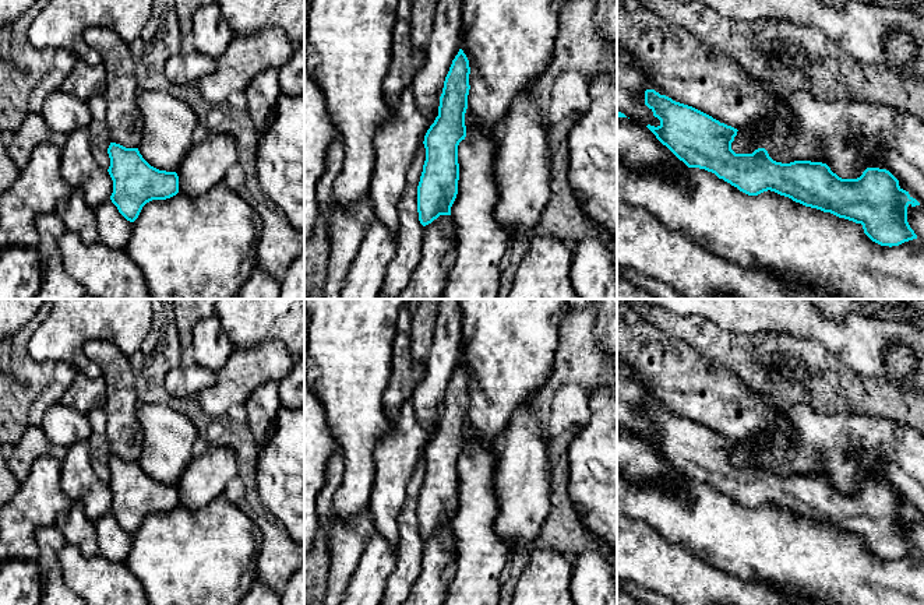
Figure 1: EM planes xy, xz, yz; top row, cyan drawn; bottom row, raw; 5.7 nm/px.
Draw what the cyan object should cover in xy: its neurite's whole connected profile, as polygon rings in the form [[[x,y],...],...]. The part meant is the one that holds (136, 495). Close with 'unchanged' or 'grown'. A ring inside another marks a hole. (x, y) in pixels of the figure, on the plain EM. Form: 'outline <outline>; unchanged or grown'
outline [[[110,455],[107,467],[107,485],[113,493],[110,513],[127,534],[134,535],[147,516],[166,513],[179,506],[177,486],[151,479],[138,461]]]; unchanged

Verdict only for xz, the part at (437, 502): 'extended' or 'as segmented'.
as segmented

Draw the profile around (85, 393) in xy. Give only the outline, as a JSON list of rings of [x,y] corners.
[[[106,340],[85,342],[84,353],[102,369],[102,376],[89,377],[78,372],[60,402],[81,414],[103,408],[110,454],[126,461],[138,461],[142,430],[137,416],[140,405],[130,358]]]

